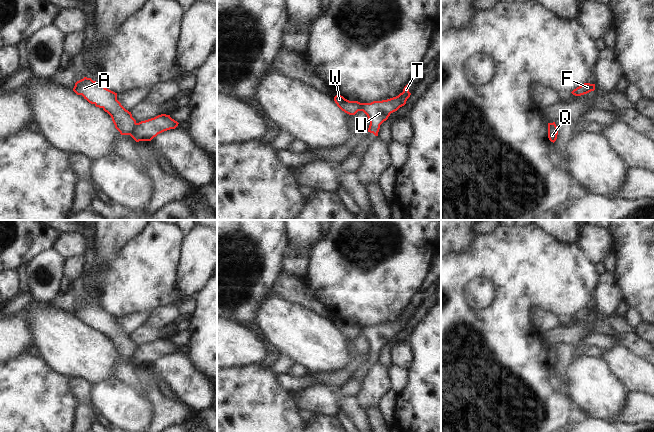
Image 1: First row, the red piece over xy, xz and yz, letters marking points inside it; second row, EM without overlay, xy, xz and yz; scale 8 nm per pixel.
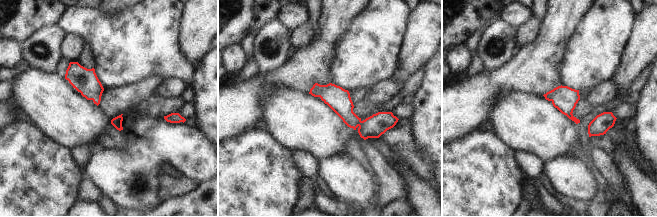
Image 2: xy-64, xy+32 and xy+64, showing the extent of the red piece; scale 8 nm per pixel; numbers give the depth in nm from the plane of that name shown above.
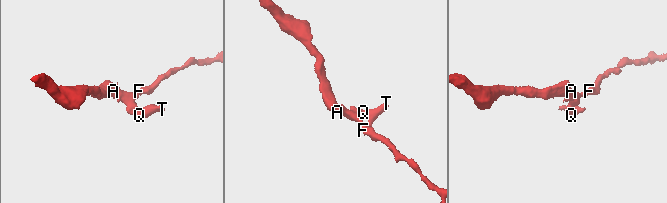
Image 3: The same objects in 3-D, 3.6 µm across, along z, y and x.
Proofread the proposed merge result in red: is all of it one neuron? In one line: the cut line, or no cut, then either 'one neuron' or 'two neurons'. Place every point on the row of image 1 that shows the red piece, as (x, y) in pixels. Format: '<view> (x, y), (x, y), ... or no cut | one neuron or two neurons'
xy (136, 123), (129, 134) | two neurons

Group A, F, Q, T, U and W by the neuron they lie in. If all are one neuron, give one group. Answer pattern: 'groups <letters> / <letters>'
groups A F W / Q T U

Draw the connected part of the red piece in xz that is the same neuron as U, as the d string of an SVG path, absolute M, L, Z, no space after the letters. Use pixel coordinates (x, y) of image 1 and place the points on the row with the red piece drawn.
M408 83L403 92L396 97L371 103L360 103L360 111L363 111L370 121L368 132L378 136L380 125L388 119L391 113L404 106L410 95Z

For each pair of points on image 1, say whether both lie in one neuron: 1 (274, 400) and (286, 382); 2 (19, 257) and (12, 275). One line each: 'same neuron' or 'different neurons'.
1: different neurons
2: different neurons

